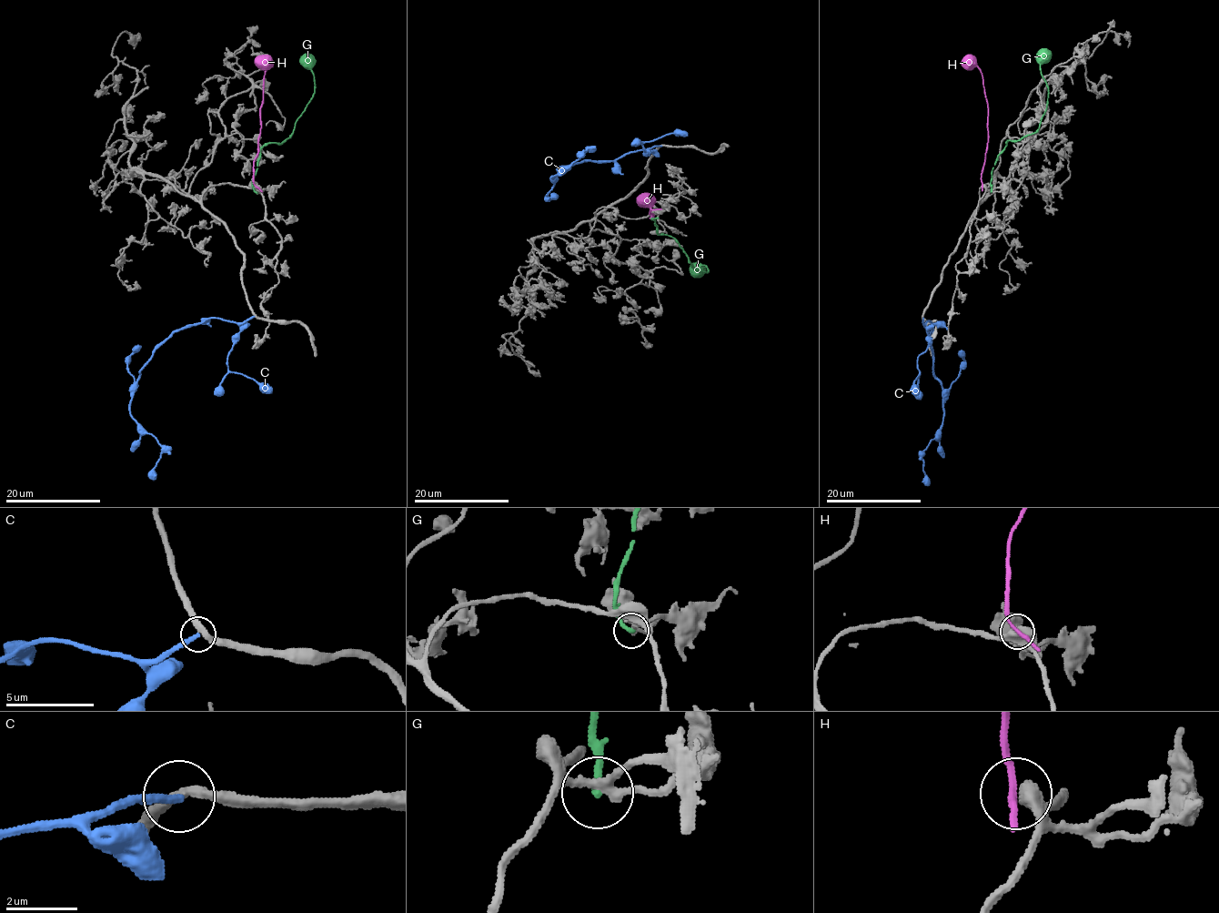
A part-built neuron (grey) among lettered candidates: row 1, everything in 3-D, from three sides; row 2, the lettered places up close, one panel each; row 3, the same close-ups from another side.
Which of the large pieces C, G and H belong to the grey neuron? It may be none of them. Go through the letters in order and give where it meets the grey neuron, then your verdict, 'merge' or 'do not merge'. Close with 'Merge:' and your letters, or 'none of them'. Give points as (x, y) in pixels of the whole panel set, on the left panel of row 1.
C: (254, 316) | do not merge
G: (256, 192) | do not merge
H: (256, 187) | do not merge
Merge: none of them

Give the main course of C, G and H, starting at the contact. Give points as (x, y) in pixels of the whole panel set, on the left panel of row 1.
C: (254, 316), (242, 322), (208, 318), (186, 325), (156, 350), (141, 370), (130, 411), (162, 449), (152, 480)
G: (256, 193), (253, 187), (259, 150), (293, 133), (312, 97), (314, 75), (303, 55)
H: (256, 187), (254, 159), (258, 152), (263, 78), (268, 58), (264, 60)

